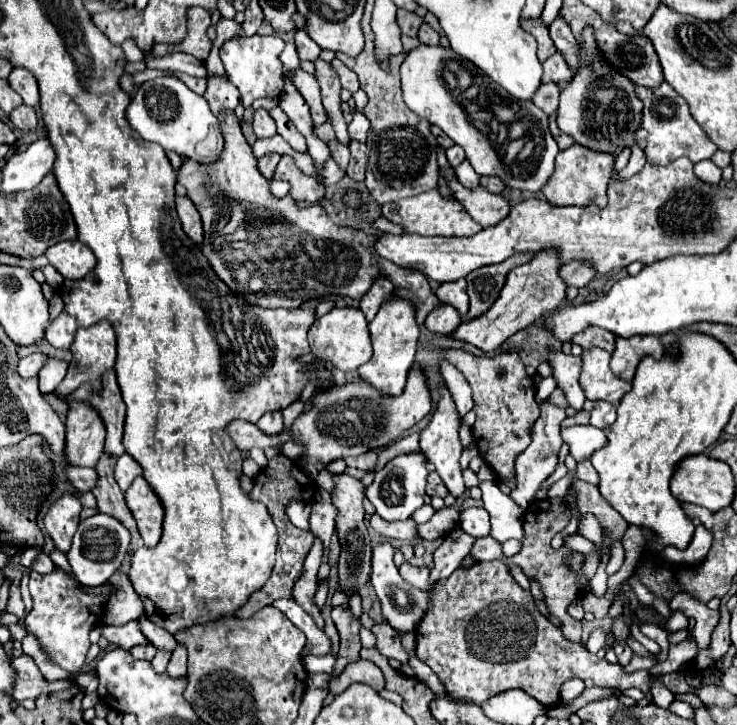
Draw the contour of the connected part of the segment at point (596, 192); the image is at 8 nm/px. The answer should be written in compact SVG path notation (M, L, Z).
M574 143L572 147L558 153L552 179L548 179L548 183L542 187L542 193L552 205L560 205L560 207L568 207L568 205L606 207L608 203L606 187L614 173L614 161L616 161L616 155L606 155L602 151L590 151L588 147Z

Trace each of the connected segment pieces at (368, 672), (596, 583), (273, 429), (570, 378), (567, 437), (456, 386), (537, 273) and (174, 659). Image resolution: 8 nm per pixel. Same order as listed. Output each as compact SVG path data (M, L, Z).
M356 661L356 663L350 663L340 677L336 679L330 679L330 693L338 695L342 691L346 691L346 687L350 687L352 683L366 683L370 685L374 691L382 691L384 689L384 677L382 677L382 671L370 663L370 661Z
M608 553L602 557L602 563L600 563L596 575L594 575L592 581L590 581L590 589L592 589L592 593L594 593L596 597L602 597L602 595L606 593L606 579L608 579L608 575L604 573L606 563L608 563Z
M268 411L266 415L262 415L262 419L256 425L268 435L278 435L284 427L282 425L282 413L280 411Z
M558 351L558 353L550 353L548 361L552 363L554 377L558 379L558 387L566 393L570 407L580 411L586 401L584 391L578 383L578 375L582 371L582 359L574 357L574 355L564 355L562 351Z
M574 425L568 429L562 429L562 439L570 445L570 455L576 461L590 459L590 455L606 445L606 435L602 429L590 427L590 425Z
M448 361L442 363L442 373L444 373L444 379L446 379L448 389L452 393L452 399L456 403L458 415L464 417L472 409L472 391L470 391L470 385L462 377L462 373L454 365L450 365Z
M552 251L536 253L530 263L514 267L508 273L504 289L500 291L498 299L486 313L482 313L478 319L468 319L468 321L460 323L460 327L454 333L450 333L450 337L470 343L488 353L498 349L510 335L532 325L538 317L542 317L548 311L554 311L556 307L560 307L564 303L566 283L562 283L558 269L560 269L560 261L558 261L556 253L552 253Z
M178 645L176 651L174 651L174 655L170 657L170 663L168 663L166 673L170 677L186 677L186 657L188 657L186 655L186 647Z

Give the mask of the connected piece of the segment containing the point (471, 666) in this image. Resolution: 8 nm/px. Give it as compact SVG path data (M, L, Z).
M498 559L486 563L474 563L472 567L456 569L448 579L440 581L434 591L434 607L426 615L426 619L416 629L416 657L424 661L442 681L446 693L452 699L472 701L482 705L490 697L508 691L508 689L522 689L530 697L534 697L542 705L558 705L560 701L560 685L566 679L580 677L592 679L600 687L618 687L628 689L636 687L644 693L650 691L650 673L636 671L626 675L620 665L612 665L606 659L598 659L596 655L588 653L582 643L570 643L558 627L554 627L536 607L534 597L530 591L522 589L512 575L508 573L506 565Z

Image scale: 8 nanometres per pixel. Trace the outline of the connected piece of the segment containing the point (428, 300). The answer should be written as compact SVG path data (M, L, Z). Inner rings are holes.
M234 113L220 115L220 127L224 151L218 163L204 165L184 159L178 169L178 183L188 189L188 197L202 217L202 253L232 291L258 307L294 309L314 297L326 297L328 293L360 299L374 279L388 277L396 293L408 297L416 305L420 325L426 313L440 305L440 299L422 273L398 267L376 255L374 235L334 225L320 205L300 209L292 197L276 199L270 193L270 183L256 167L258 159L240 131L238 117ZM260 217L278 219L260 225Z

